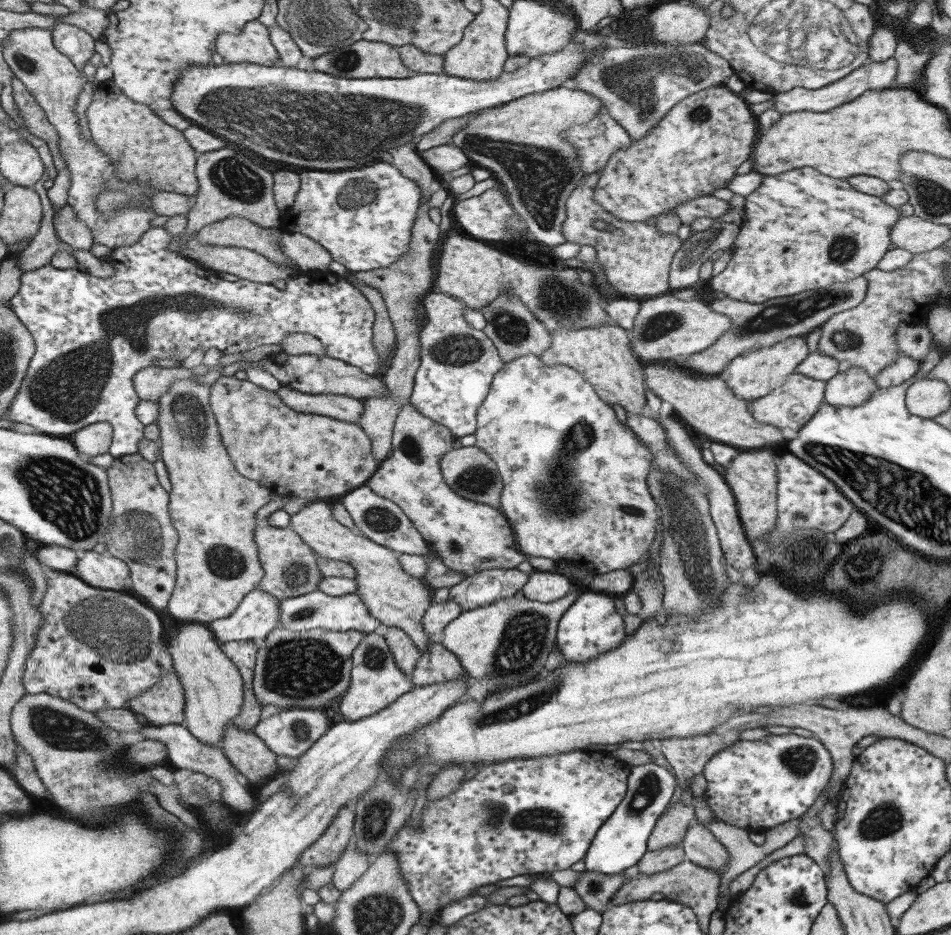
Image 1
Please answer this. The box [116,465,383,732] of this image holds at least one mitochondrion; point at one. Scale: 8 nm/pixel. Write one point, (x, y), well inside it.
(301, 669)

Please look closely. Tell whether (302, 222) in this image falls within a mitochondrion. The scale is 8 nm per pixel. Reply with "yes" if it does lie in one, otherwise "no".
no

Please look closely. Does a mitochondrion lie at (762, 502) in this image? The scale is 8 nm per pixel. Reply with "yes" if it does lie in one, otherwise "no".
no

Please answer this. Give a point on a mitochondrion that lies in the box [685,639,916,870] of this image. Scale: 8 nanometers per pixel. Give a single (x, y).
(885, 819)

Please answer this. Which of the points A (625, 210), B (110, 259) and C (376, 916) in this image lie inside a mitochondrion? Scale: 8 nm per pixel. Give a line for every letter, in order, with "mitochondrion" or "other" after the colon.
A: other
B: other
C: mitochondrion

